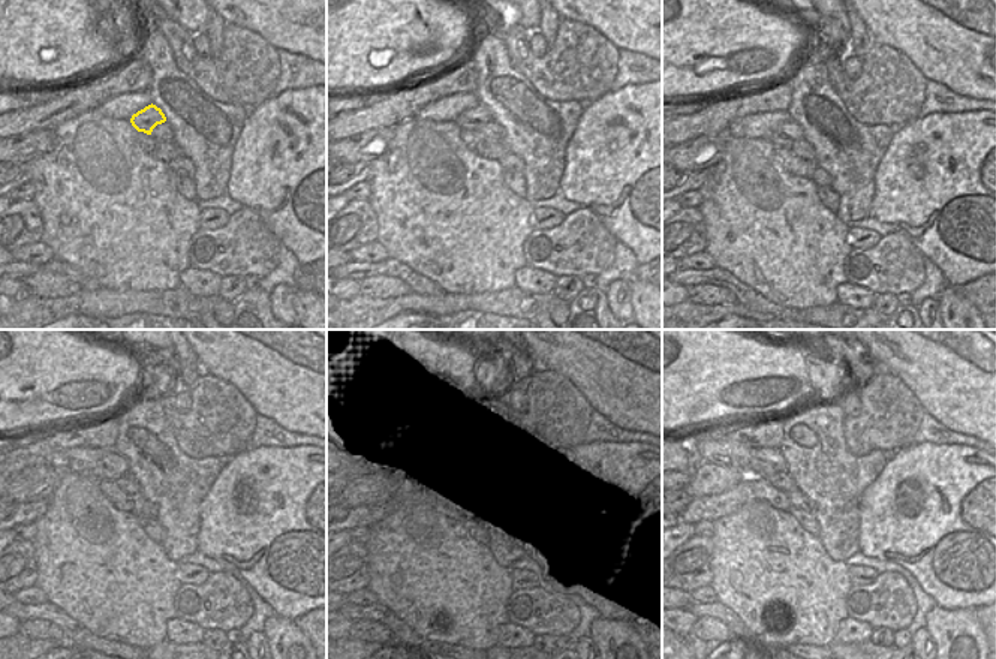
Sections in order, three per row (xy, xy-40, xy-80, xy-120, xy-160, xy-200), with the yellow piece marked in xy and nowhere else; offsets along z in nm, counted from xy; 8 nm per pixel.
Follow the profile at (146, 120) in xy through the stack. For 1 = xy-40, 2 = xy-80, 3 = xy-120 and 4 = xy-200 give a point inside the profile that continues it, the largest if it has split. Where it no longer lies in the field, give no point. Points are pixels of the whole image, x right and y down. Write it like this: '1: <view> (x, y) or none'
1: xy-40 (475, 119)
2: xy-80 (788, 132)
3: xy-120 (111, 466)
4: xy-200 (764, 462)

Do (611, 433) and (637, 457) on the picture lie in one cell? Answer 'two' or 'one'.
two

